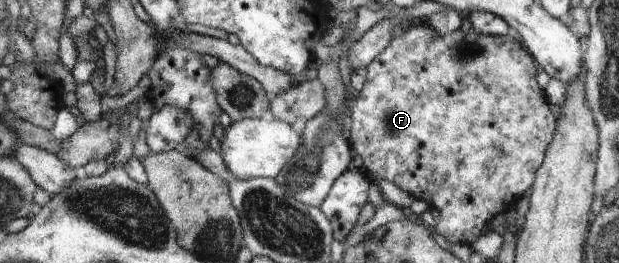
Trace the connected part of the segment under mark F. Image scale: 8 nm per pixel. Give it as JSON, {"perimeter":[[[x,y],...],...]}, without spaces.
{"perimeter":[[[416,25],[403,28],[400,35],[392,38],[390,45],[381,51],[367,67],[367,79],[361,92],[357,93],[357,100],[351,103],[351,121],[348,126],[348,137],[357,165],[361,165],[372,173],[374,181],[388,179],[406,193],[410,193],[415,199],[426,201],[430,209],[438,210],[435,229],[446,241],[452,243],[462,243],[471,246],[482,233],[484,225],[491,223],[490,219],[508,211],[518,197],[526,189],[533,187],[535,173],[542,165],[546,150],[554,135],[554,115],[550,113],[544,93],[536,83],[536,63],[526,51],[523,42],[514,34],[508,33],[504,37],[494,37],[493,35],[482,35],[474,30],[468,33],[454,31],[440,35],[429,25]]]}

